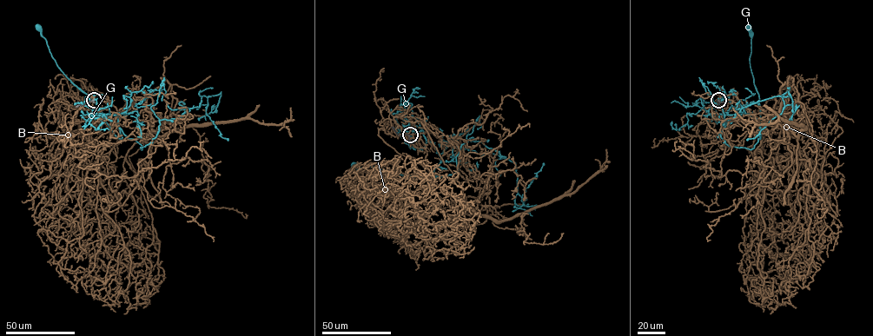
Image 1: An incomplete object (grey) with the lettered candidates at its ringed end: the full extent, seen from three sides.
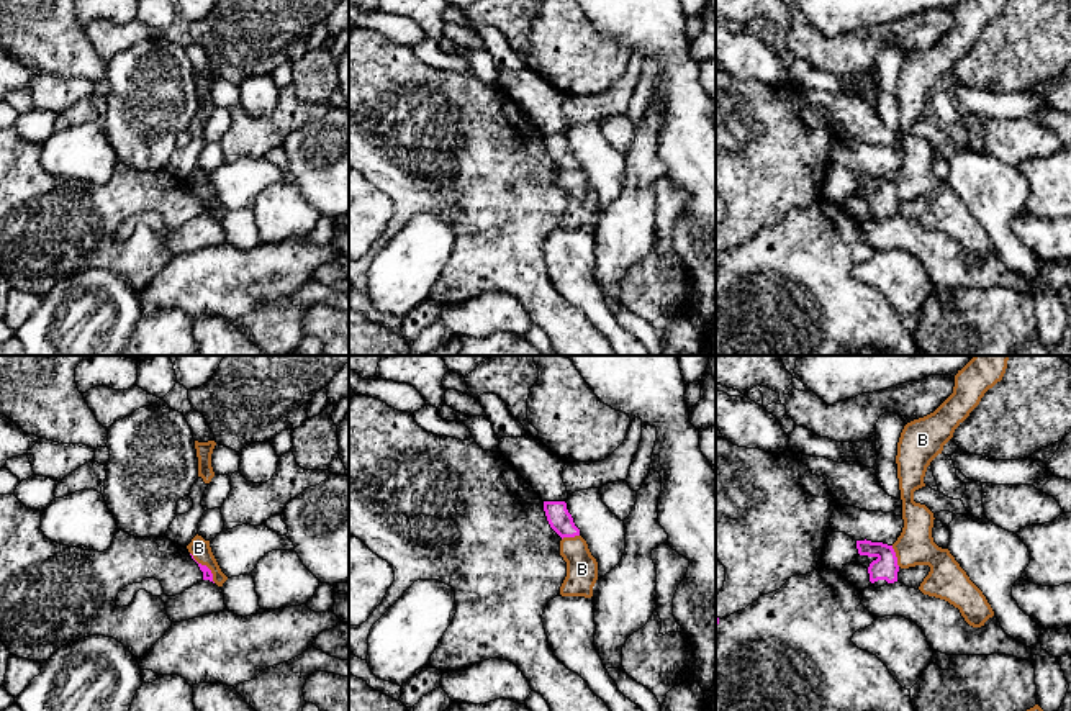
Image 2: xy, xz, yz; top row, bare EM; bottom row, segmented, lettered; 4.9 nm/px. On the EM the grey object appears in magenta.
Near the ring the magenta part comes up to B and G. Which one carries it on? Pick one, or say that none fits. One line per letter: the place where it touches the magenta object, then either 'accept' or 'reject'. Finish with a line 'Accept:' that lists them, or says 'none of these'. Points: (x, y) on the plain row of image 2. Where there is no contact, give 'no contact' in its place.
B: contact xy (205, 199); reject
G: no contact; accept
Accept: G

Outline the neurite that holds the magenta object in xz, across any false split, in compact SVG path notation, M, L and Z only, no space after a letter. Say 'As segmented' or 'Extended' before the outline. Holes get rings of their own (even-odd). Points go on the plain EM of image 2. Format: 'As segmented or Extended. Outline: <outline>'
As segmented. Outline: M544 134L544 144L550 161L563 172L580 169L565 134Z

